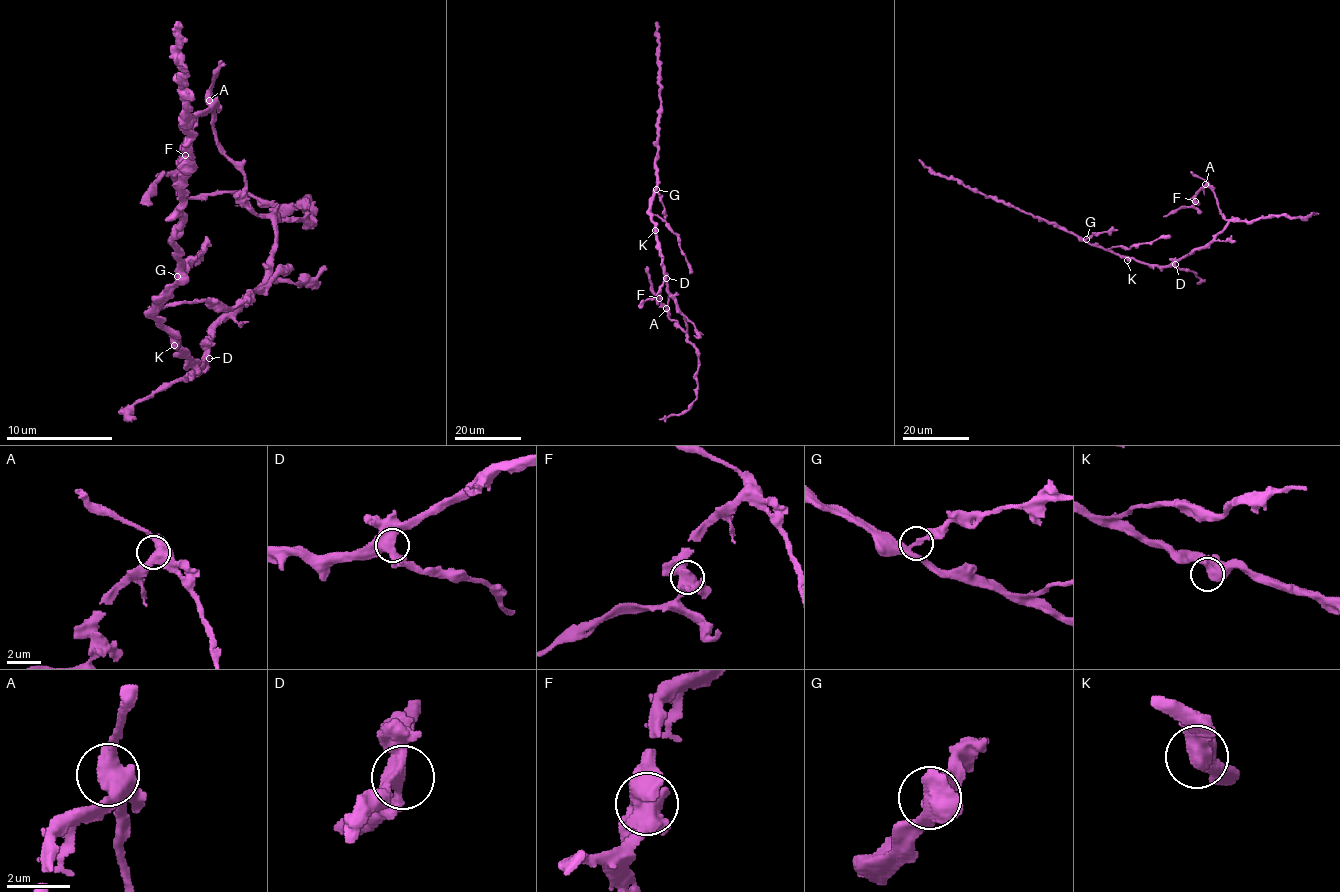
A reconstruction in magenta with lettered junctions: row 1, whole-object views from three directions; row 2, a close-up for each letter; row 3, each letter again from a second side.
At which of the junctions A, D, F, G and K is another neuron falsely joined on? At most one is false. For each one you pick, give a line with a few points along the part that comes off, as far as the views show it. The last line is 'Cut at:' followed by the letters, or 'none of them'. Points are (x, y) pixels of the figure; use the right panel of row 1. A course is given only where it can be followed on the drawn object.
F: (1195, 201), (1189, 207), (1180, 207), (1163, 217)
Cut at: F

